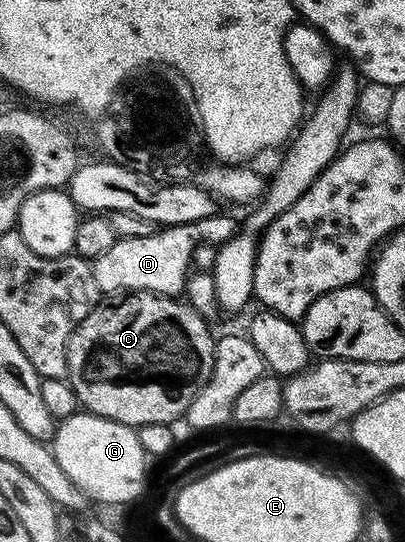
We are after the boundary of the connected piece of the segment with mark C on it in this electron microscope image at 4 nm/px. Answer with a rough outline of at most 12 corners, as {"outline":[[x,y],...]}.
{"outline":[[131,291],[69,335],[88,413],[171,425],[213,371],[209,322]]}

